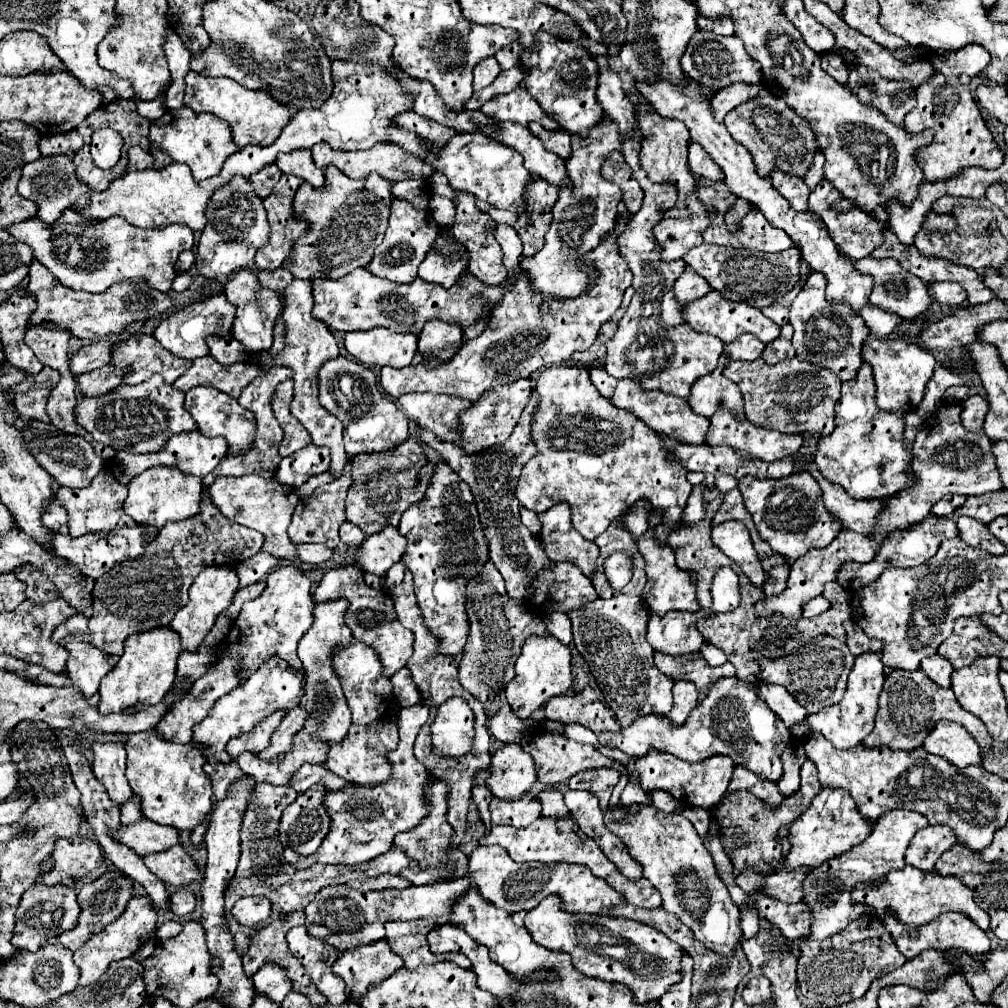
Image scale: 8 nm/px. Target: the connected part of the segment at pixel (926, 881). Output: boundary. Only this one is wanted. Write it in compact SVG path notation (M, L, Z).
M912 865L904 867L902 871L894 871L892 875L888 875L888 879L884 881L884 887L874 889L868 885L860 885L856 887L852 899L856 903L868 903L868 905L876 905L876 915L882 915L886 911L886 907L894 909L896 917L902 923L908 923L912 927L924 925L932 919L938 917L938 913L944 911L964 911L982 931L990 931L990 917L986 915L984 909L980 909L974 899L972 899L972 889L966 887L964 883L960 883L958 877L954 875L940 875L938 871L920 871Z

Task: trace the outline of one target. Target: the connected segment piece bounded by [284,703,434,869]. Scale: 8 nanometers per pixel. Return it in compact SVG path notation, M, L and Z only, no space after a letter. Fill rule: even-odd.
M424 703L404 707L398 715L398 733L400 733L400 745L388 759L392 759L396 771L388 783L380 783L380 787L360 787L352 785L344 791L334 791L324 797L324 805L328 807L328 813L332 815L332 831L328 833L328 839L318 847L316 853L304 857L294 851L284 849L284 861L290 863L296 869L310 867L312 863L334 863L334 865L360 865L366 863L384 851L392 847L392 839L400 831L408 831L416 827L430 811L430 805L426 803L426 789L434 781L428 777L428 771L424 765L414 761L414 739L420 731L420 727L428 721L428 707Z

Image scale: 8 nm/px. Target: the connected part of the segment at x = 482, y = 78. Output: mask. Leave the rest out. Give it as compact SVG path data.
M494 57L482 59L482 61L474 67L474 91L480 91L482 87L490 85L490 83L498 77L500 71L502 71L502 69L500 69L500 65L496 63Z

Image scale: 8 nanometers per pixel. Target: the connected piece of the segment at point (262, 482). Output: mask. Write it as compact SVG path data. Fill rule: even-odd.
M248 475L248 477L216 477L214 483L206 491L208 491L212 503L220 509L220 513L224 513L228 519L232 519L244 527L256 529L264 535L262 551L268 551L282 559L296 561L294 545L286 533L292 511L294 511L296 503L300 501L300 497L296 495L296 491L292 487L284 487L276 479Z

